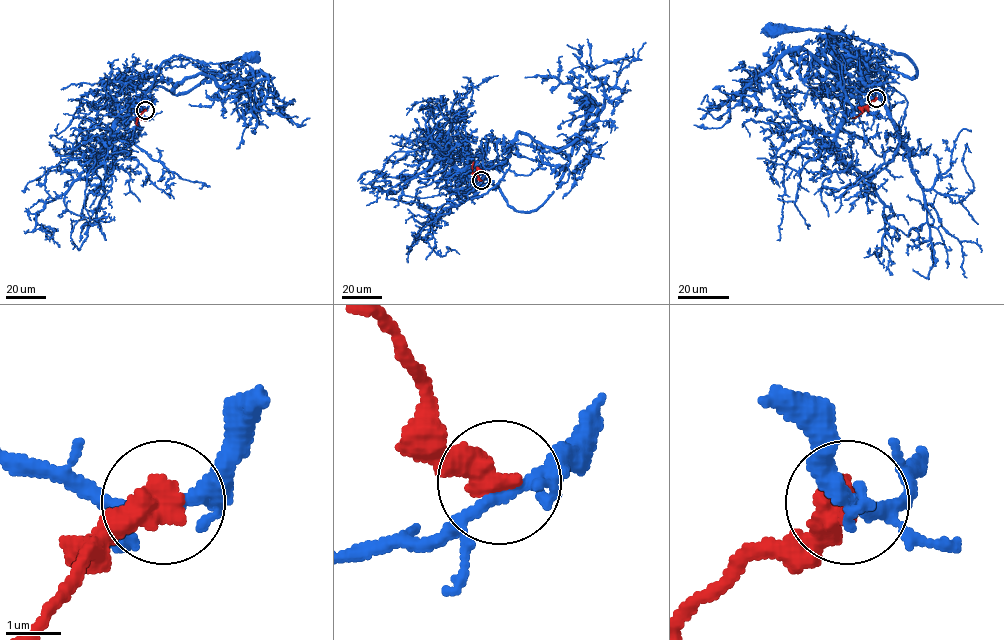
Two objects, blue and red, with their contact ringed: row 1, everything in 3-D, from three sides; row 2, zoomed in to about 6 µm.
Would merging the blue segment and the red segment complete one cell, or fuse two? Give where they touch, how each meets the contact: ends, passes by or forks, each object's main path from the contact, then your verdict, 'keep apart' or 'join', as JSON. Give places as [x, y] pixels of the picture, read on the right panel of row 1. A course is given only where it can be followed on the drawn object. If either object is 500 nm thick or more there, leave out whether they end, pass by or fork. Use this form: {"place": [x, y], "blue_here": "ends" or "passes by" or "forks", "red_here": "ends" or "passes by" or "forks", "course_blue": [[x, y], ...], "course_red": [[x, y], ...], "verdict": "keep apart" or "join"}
{"place": [876, 98], "course_blue": [[876, 98], [864, 76], [853, 83], [829, 69], [821, 49], [828, 28], [834, 38], [773, 29]], "course_red": [[876, 98], [859, 115], [852, 117]], "verdict": "keep apart"}

